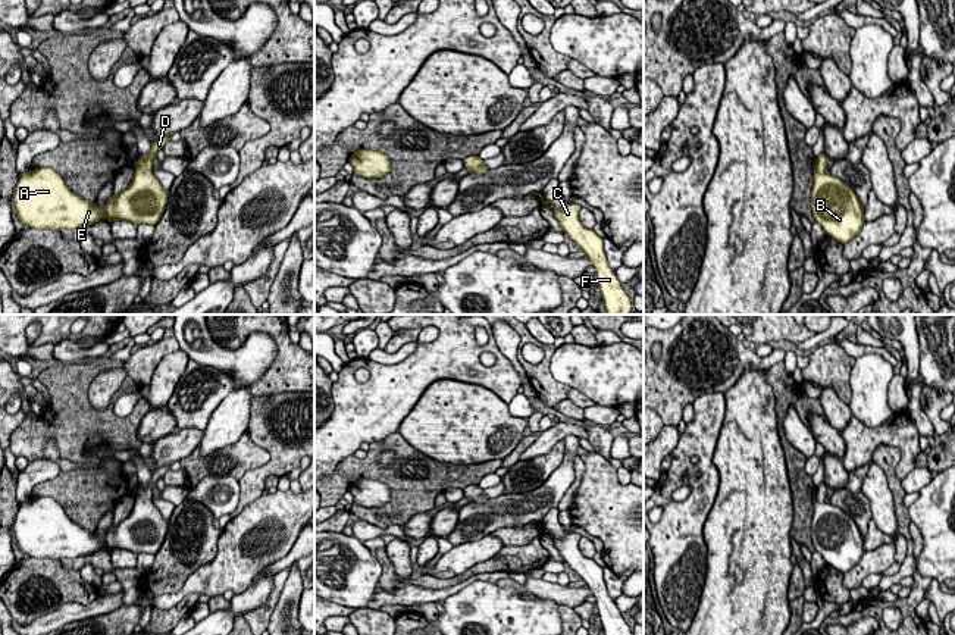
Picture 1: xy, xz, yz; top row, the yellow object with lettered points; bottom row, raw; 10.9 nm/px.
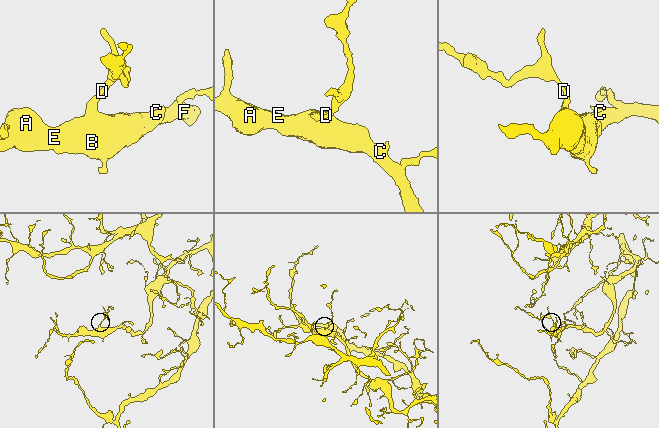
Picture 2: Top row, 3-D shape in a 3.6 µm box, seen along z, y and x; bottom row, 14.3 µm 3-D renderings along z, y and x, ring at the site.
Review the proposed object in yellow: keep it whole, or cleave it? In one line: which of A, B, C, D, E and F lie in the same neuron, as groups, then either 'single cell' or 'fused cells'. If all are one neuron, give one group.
groups A B C D E F; single cell

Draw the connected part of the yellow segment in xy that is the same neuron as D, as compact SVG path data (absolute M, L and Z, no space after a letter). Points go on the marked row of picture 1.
M165 137L151 143L151 151L135 162L135 173L131 184L116 197L109 197L103 213L97 209L97 201L90 203L72 193L65 179L50 168L28 171L19 175L10 209L13 207L16 210L24 225L34 229L76 229L94 225L101 218L106 218L110 223L120 219L137 226L140 223L157 225L165 212L169 190L163 190L159 179L153 175L153 156L157 154L169 140L169 137Z

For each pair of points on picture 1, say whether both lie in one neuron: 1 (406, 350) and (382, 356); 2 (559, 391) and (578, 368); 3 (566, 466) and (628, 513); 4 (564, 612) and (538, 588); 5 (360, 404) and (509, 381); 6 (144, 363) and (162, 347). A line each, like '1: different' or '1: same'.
1: same
2: different
3: different
4: different
5: same
6: same

